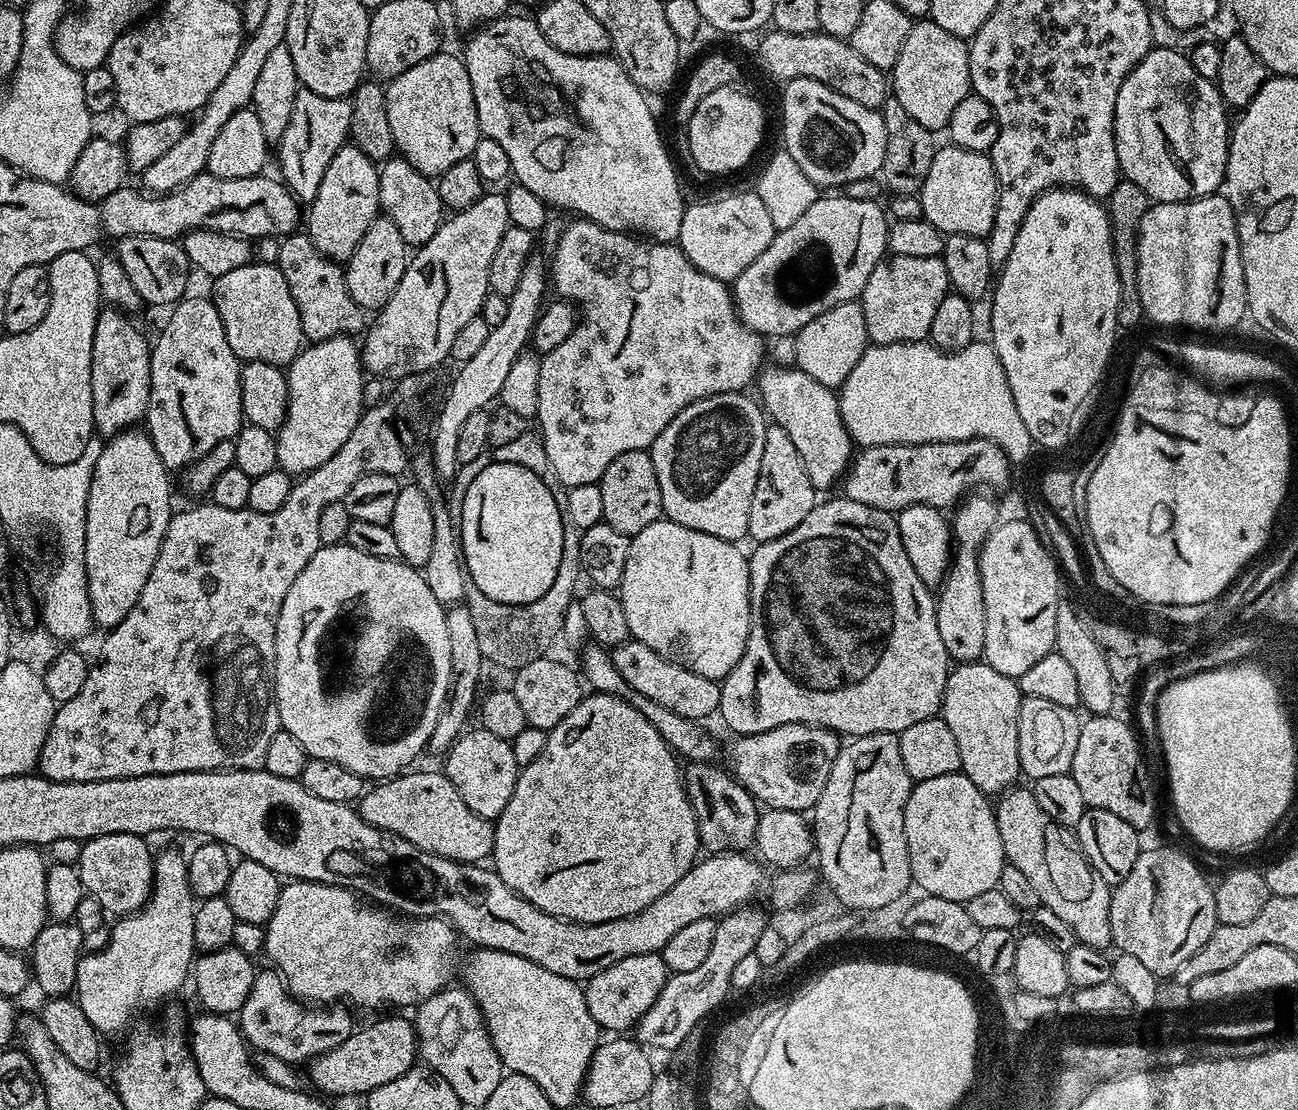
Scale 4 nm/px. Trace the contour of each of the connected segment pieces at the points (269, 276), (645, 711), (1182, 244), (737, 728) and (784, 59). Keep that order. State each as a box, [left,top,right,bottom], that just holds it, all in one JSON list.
[[210,262,305,366],[580,644,716,763],[1138,194,1248,332],[718,498,950,738],[758,31,890,110]]

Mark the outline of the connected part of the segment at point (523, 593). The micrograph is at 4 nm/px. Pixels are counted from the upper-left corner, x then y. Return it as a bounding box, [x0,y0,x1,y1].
[458,462,562,604]

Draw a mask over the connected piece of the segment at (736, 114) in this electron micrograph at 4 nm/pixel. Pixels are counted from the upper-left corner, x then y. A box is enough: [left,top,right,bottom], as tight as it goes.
[686,86,764,172]

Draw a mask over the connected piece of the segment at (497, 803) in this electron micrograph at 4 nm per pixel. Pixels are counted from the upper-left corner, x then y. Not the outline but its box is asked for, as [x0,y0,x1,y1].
[442,726,522,821]

